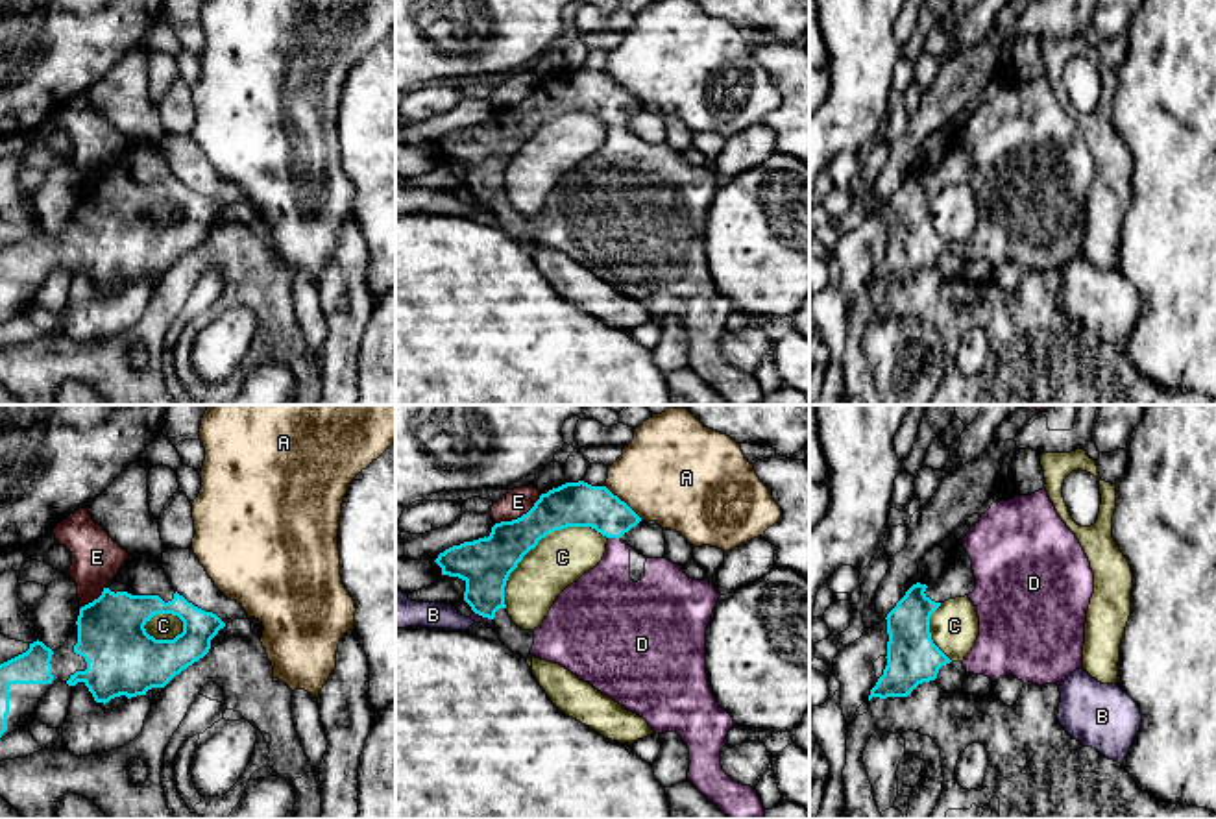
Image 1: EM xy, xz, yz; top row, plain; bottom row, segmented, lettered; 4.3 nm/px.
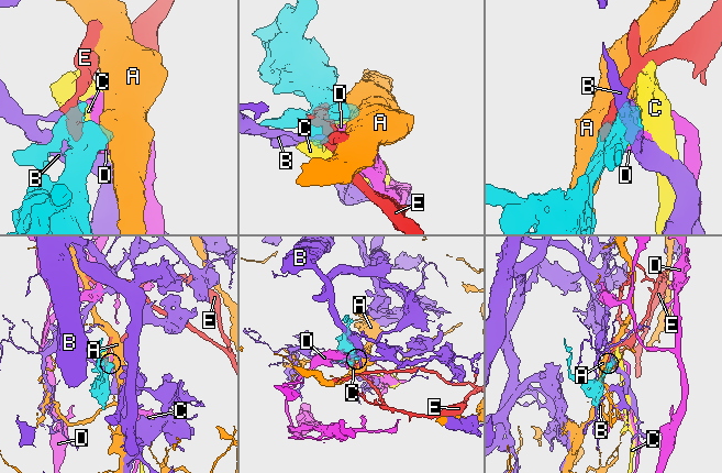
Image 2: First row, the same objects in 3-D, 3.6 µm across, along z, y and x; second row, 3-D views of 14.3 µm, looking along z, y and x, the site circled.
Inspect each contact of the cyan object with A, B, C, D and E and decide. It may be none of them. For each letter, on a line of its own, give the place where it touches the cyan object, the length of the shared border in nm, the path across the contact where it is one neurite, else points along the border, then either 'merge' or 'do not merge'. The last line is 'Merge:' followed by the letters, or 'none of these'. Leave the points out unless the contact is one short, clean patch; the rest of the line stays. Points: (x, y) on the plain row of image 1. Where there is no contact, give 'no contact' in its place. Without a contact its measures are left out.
A: meets cyan in xz at (623, 87); contact 220 nm long; border along xz (605, 73), (642, 106); do not merge
B: meets cyan in xz at (483, 202); contact 100 nm long; do not merge
C: meets cyan in xz at (540, 124); contact 550 nm long; do not merge
D: meets cyan in xz at (614, 122); contact 60 nm long; runs through xz (579, 89), (614, 122), (614, 158), (607, 178); merge
E: meets cyan in xz at (518, 104); contact 240 nm long; border along xz (540, 82), (520, 102), (496, 110); do not merge
Merge: D

